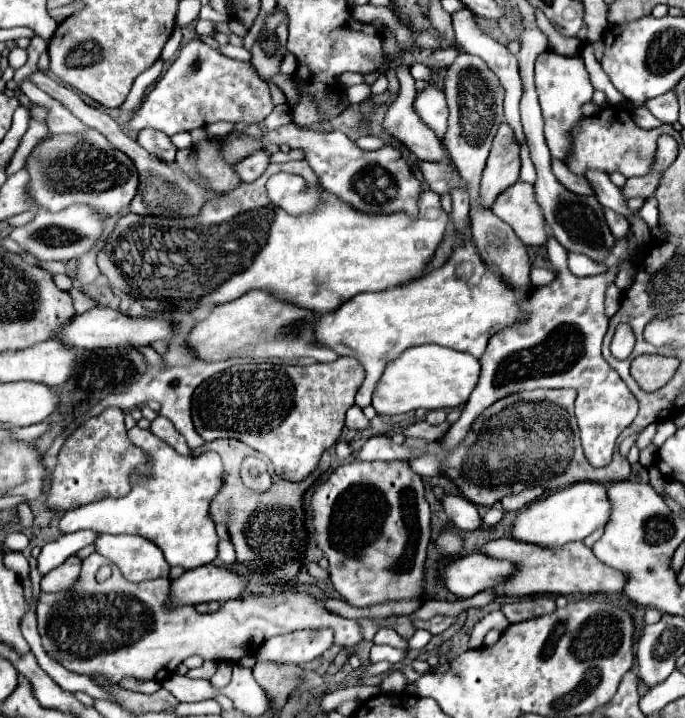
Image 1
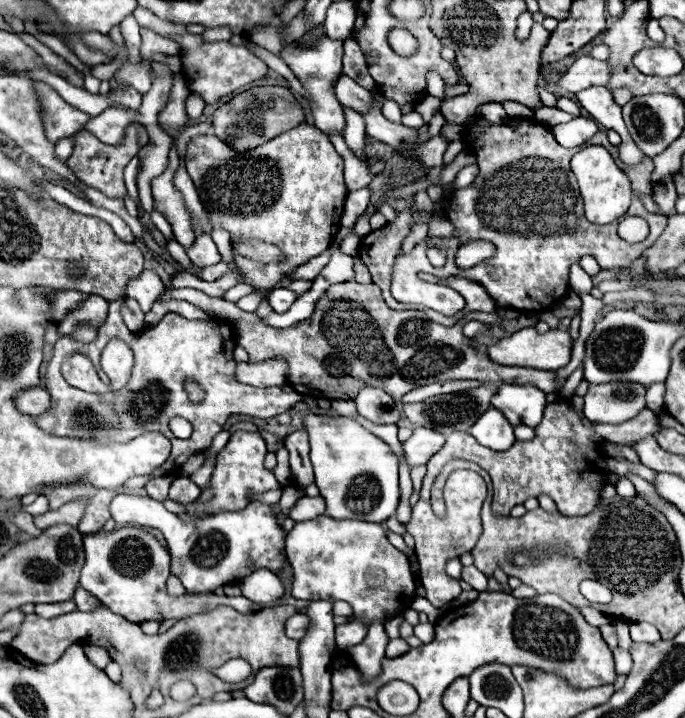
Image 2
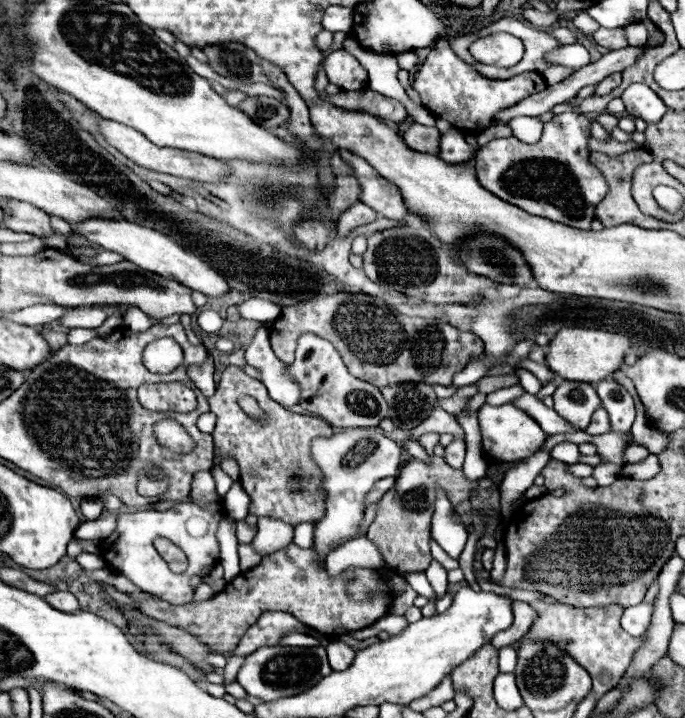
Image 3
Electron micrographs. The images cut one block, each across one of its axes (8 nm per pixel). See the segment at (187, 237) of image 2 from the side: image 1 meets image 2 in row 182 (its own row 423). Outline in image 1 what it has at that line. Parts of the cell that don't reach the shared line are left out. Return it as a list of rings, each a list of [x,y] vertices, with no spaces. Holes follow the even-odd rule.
[[[158,416],[158,418],[152,422],[150,430],[152,430],[158,438],[162,438],[164,442],[168,442],[178,454],[182,454],[182,456],[190,456],[190,454],[192,454],[192,450],[188,448],[184,436],[182,436],[182,434],[174,428],[174,424],[172,424],[170,420],[166,420],[164,416]]]

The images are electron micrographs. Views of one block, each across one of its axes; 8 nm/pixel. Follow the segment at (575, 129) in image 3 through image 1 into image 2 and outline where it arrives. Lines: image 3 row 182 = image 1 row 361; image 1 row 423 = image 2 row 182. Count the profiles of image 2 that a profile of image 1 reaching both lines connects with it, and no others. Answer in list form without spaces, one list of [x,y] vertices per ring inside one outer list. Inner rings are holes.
[[[588,146],[584,150],[580,150],[574,158],[572,158],[572,172],[578,180],[578,188],[580,194],[584,198],[584,212],[586,218],[594,224],[610,224],[614,220],[620,220],[630,204],[632,204],[632,182],[626,176],[626,172],[622,172],[618,168],[618,164],[614,162],[614,158],[610,156],[610,152],[602,146]],[[476,164],[462,168],[462,170],[458,172],[456,180],[454,180],[456,188],[466,188],[466,186],[470,186],[470,184],[474,182],[474,176],[478,176],[478,166],[476,166]]]

